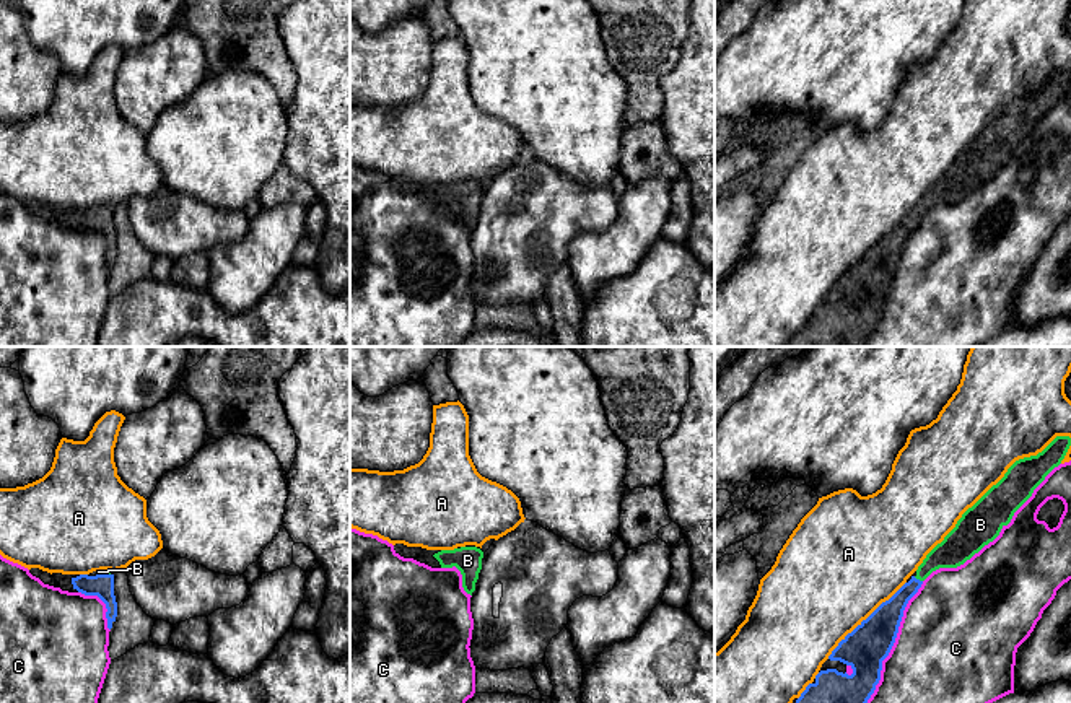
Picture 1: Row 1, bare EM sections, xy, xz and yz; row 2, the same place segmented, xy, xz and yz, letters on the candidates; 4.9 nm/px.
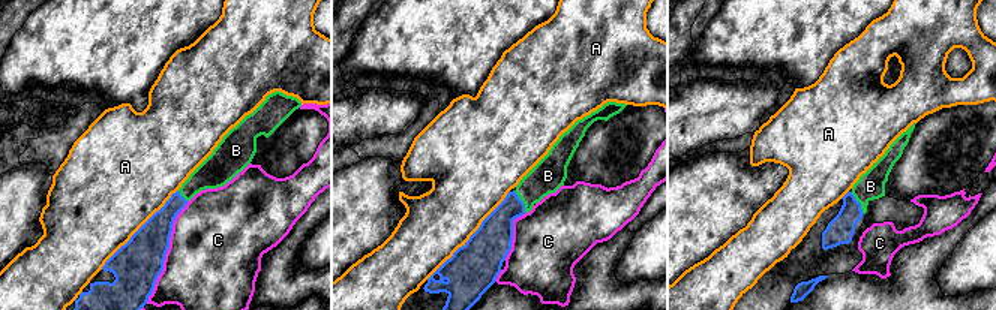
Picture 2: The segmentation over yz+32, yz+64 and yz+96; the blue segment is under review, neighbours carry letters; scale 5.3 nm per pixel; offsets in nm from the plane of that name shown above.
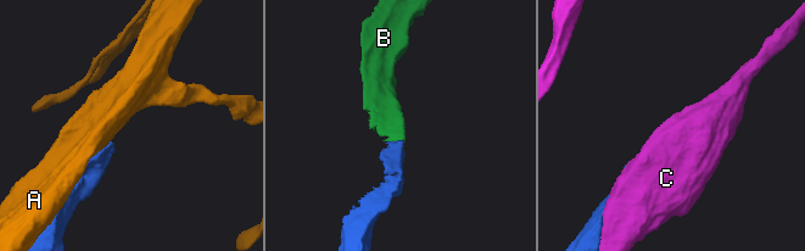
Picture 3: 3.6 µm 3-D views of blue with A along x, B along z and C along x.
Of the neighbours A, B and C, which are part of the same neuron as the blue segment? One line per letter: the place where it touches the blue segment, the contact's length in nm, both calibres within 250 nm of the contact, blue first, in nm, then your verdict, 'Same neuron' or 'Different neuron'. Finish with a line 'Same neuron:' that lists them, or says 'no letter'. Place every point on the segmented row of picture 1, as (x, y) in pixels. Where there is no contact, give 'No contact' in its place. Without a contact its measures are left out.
A: Touches blue at yz (866, 619). Shared border 550 nm. Thickness 220 nm (blue) against 500 nm. Different neuron
B: Touches blue at yz (918, 580). Shared border 50 nm. Thickness 150 nm (blue) against 160 nm. Same neuron
C: Touches blue at yz (894, 641). Shared border 650 nm. Thickness 220 nm (blue) against 500 nm. Different neuron
Same neuron: B

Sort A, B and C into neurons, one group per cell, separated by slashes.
A / B / C

